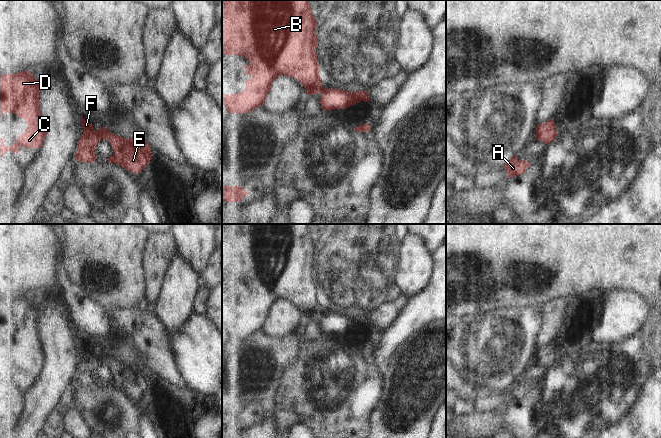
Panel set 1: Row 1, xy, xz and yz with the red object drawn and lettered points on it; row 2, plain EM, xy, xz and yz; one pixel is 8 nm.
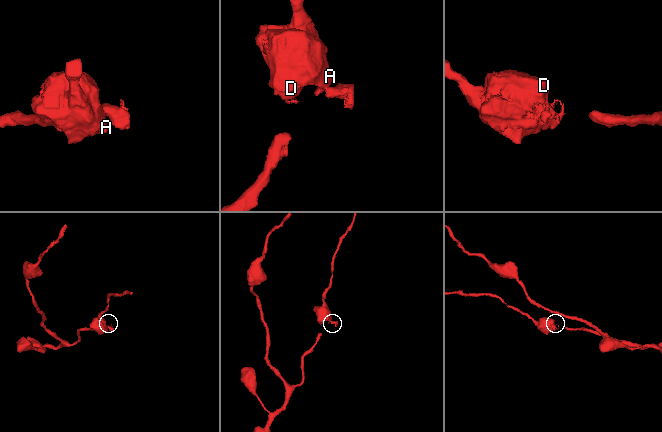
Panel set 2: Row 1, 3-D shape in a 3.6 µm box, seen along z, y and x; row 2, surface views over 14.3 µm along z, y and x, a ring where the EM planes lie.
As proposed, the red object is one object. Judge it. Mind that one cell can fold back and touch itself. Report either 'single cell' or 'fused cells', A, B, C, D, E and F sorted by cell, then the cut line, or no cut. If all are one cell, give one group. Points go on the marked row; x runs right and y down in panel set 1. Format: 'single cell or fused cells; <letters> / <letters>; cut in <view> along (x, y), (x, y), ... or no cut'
fused cells; A B C D F / E; cut in xy along (99, 130), (101, 138)

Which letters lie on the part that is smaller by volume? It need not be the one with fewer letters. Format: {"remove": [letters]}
{"remove": ["E"]}

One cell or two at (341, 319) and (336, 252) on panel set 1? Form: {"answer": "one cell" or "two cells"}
{"answer": "one cell"}

